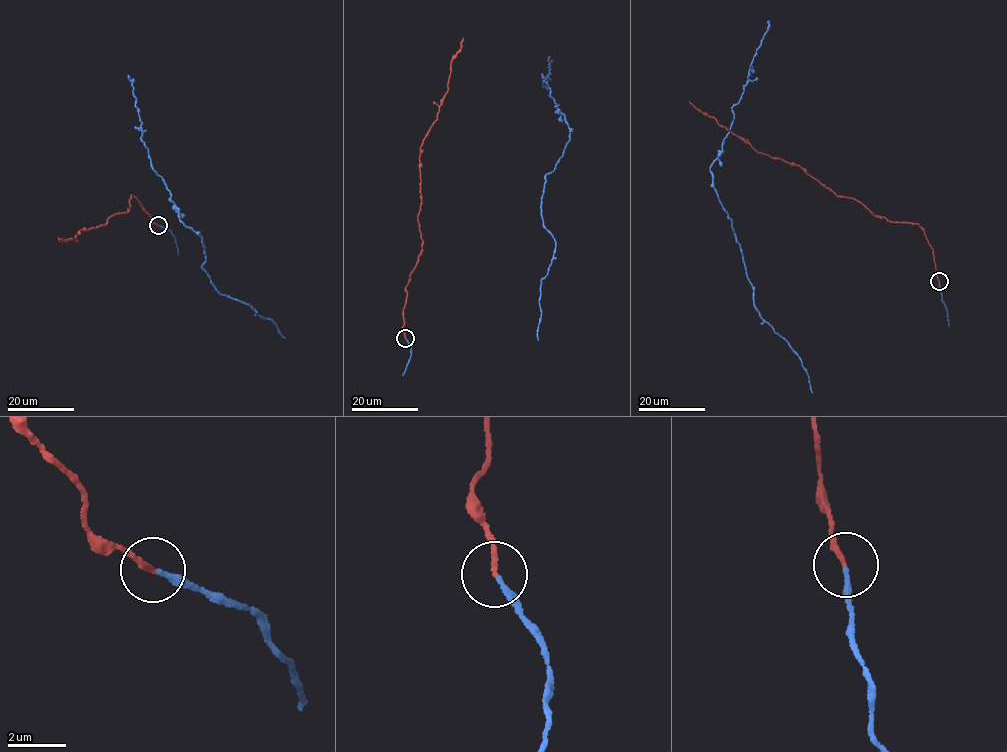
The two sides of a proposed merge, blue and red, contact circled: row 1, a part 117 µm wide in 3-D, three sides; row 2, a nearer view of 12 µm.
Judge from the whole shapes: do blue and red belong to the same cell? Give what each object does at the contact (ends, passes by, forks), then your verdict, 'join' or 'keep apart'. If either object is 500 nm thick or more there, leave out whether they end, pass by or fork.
blue ends there; red ends there; join

